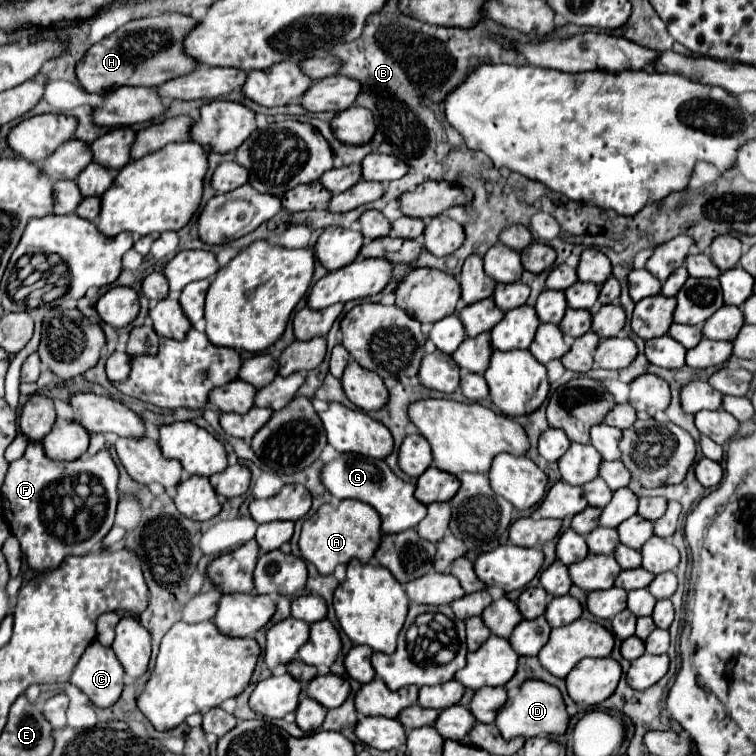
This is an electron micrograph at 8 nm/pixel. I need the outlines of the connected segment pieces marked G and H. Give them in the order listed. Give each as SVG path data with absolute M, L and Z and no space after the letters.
M342 454L338 460L332 460L322 468L322 482L338 500L350 498L370 504L382 518L384 534L398 534L402 530L416 528L418 522L426 516L426 506L414 498L416 486L390 472L384 460L374 460L360 454Z
M178 12L132 20L94 44L78 62L76 76L86 92L98 94L108 94L110 90L116 90L120 86L162 86L164 82L188 74L190 70L200 66L198 62L194 62L194 58L182 52L182 42L196 24L196 18Z

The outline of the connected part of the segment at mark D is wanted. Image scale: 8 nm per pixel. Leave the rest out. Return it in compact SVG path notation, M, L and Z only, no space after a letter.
M526 680L520 688L520 694L512 700L508 700L496 716L496 726L502 732L506 740L512 738L532 738L532 736L548 736L548 734L564 734L568 728L570 716L566 712L564 698L560 690L552 684L546 684L542 680Z

